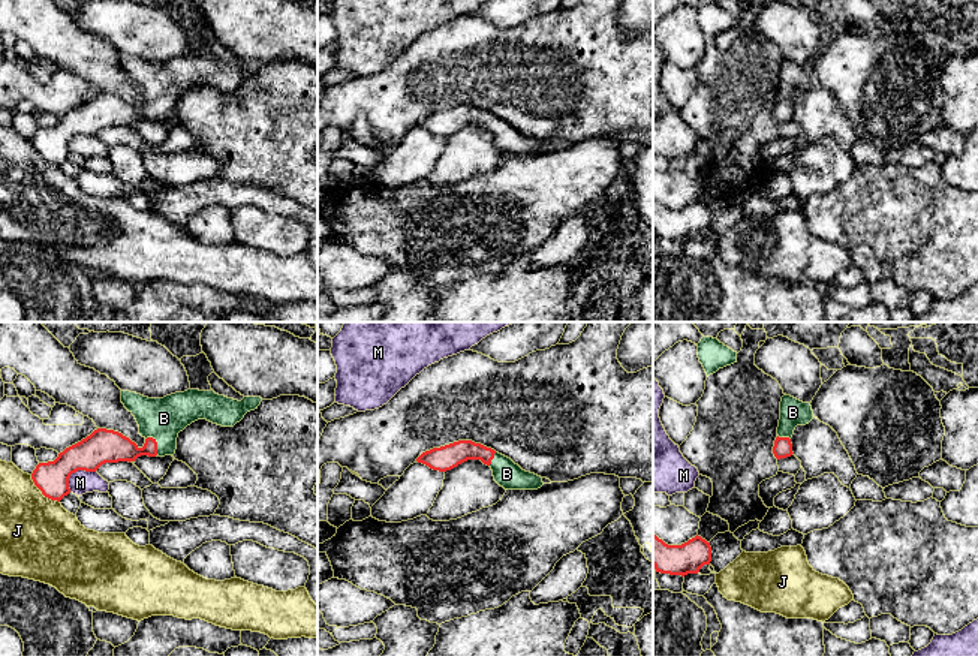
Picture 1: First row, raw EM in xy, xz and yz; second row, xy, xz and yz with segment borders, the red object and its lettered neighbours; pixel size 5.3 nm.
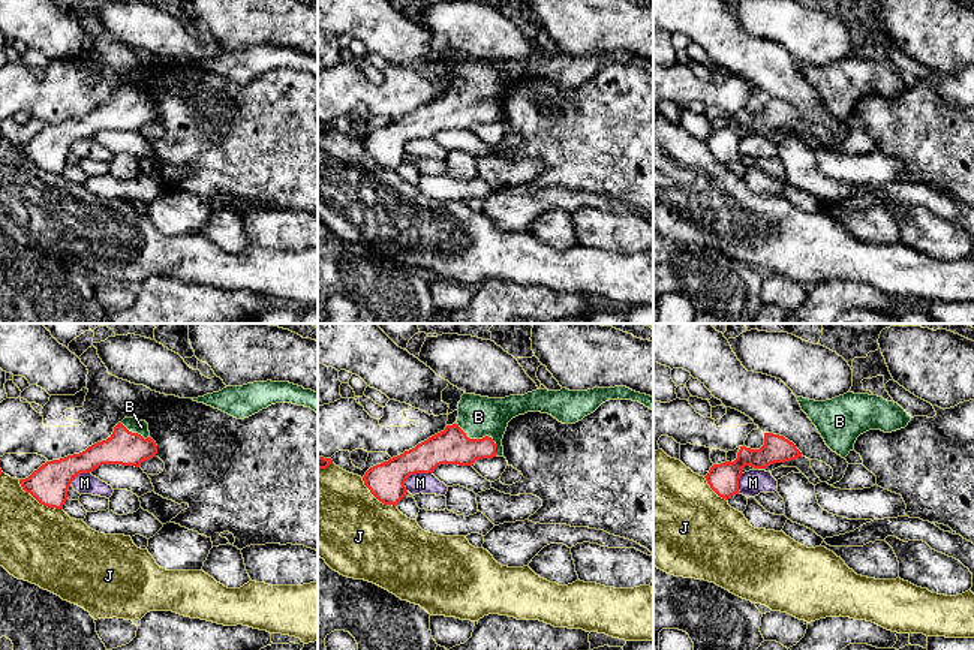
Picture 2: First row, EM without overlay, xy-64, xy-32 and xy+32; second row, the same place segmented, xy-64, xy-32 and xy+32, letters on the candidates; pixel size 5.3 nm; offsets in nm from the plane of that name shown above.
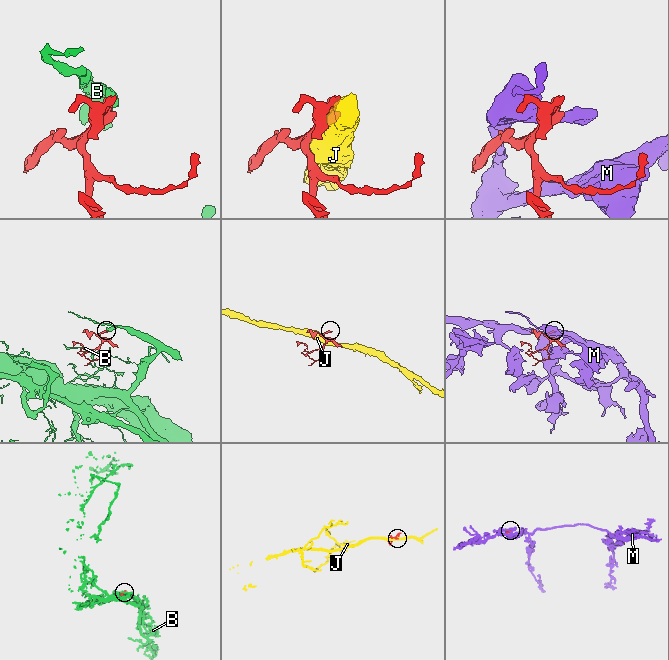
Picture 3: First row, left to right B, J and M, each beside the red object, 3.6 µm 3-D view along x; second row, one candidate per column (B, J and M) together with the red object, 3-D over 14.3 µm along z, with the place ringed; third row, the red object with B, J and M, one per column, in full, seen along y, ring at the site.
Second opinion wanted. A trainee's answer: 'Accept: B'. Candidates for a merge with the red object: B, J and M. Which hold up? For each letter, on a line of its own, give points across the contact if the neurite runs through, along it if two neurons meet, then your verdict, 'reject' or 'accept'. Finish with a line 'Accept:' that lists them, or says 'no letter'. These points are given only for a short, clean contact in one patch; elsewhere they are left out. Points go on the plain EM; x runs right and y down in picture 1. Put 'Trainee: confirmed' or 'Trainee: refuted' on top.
Trainee: confirmed
B: across xy (110, 111), (144, 116), (156, 108), (163, 83) | accept
J: reject
M: along xy (95, 135), (75, 135), (69, 143), (69, 156) | reject
Accept: B

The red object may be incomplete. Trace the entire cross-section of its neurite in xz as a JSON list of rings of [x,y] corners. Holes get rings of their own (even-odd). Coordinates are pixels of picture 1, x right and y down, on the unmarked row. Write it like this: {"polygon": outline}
{"polygon": [[[458,105],[422,117],[416,126],[433,135],[446,136],[467,124],[481,124],[493,135],[494,145],[505,154],[538,154],[542,142],[523,135],[511,123],[472,105]]]}

